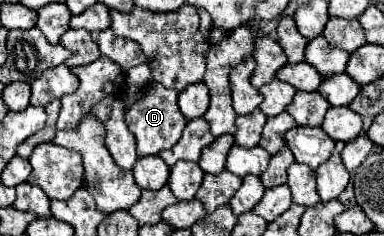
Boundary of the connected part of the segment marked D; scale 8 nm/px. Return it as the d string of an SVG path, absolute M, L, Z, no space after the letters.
M150 82L146 86L146 94L142 100L138 100L128 112L126 112L126 124L130 128L130 132L134 134L136 138L136 146L138 146L138 156L150 156L150 154L160 154L162 150L170 150L184 126L186 126L186 118L182 116L180 108L178 108L178 92L176 90L170 90L158 82Z

